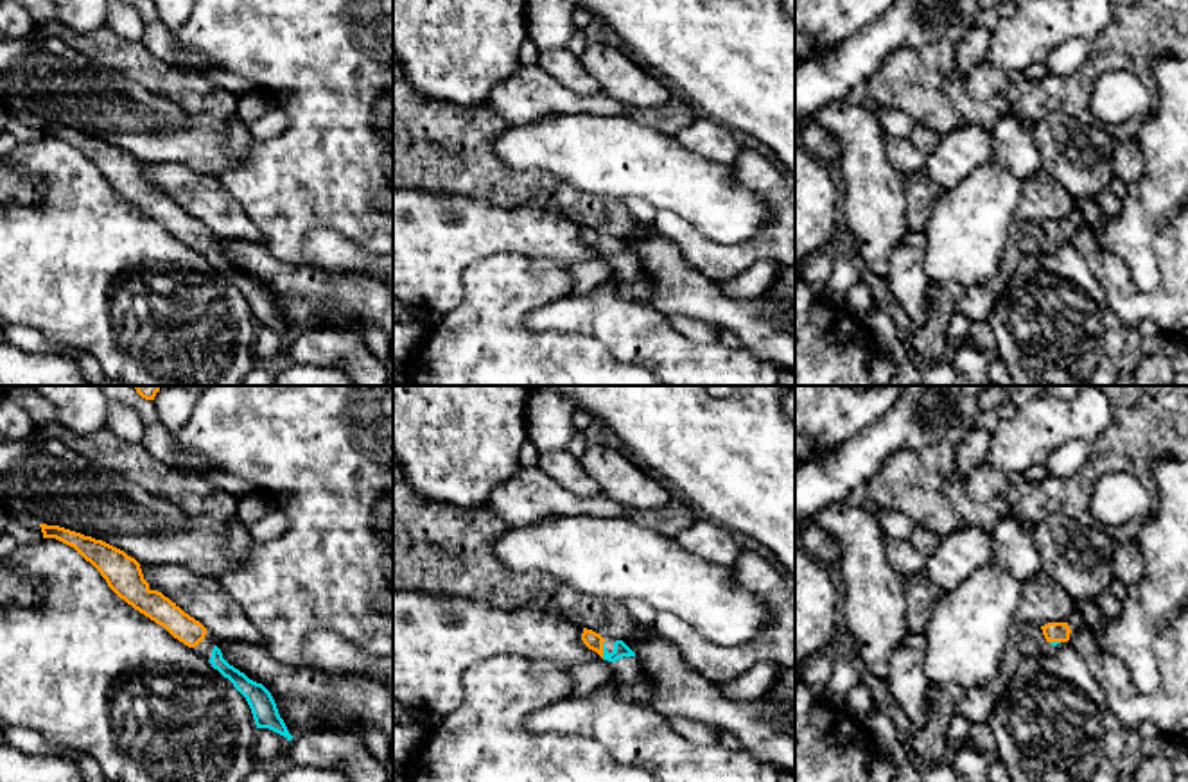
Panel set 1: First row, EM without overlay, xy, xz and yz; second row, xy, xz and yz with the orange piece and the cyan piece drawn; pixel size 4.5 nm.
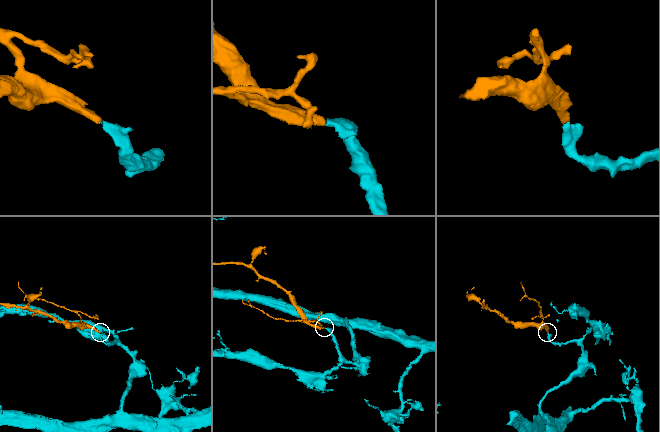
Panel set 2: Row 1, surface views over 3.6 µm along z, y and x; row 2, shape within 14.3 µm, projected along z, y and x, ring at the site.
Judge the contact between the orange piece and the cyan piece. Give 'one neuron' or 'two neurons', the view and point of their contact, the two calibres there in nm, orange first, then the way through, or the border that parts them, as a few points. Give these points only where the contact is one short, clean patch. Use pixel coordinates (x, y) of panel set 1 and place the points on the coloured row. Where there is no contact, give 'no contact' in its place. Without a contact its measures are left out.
one neuron; contact xz (602, 650); calibres 80 and 70 nm; way xz (591, 639), (602, 650), (621, 650)

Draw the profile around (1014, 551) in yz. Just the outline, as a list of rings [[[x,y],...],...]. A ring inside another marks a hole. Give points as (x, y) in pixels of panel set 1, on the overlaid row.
[[[1012,513],[1003,517],[992,533],[992,561],[1009,570],[1019,581],[1034,578],[1041,570],[1041,558],[1034,547],[1032,534],[1026,533]]]

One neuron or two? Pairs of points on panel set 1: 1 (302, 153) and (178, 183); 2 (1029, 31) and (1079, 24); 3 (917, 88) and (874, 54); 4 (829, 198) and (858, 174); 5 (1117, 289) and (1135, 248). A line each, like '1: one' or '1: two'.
1: two
2: one
3: two
4: two
5: two

